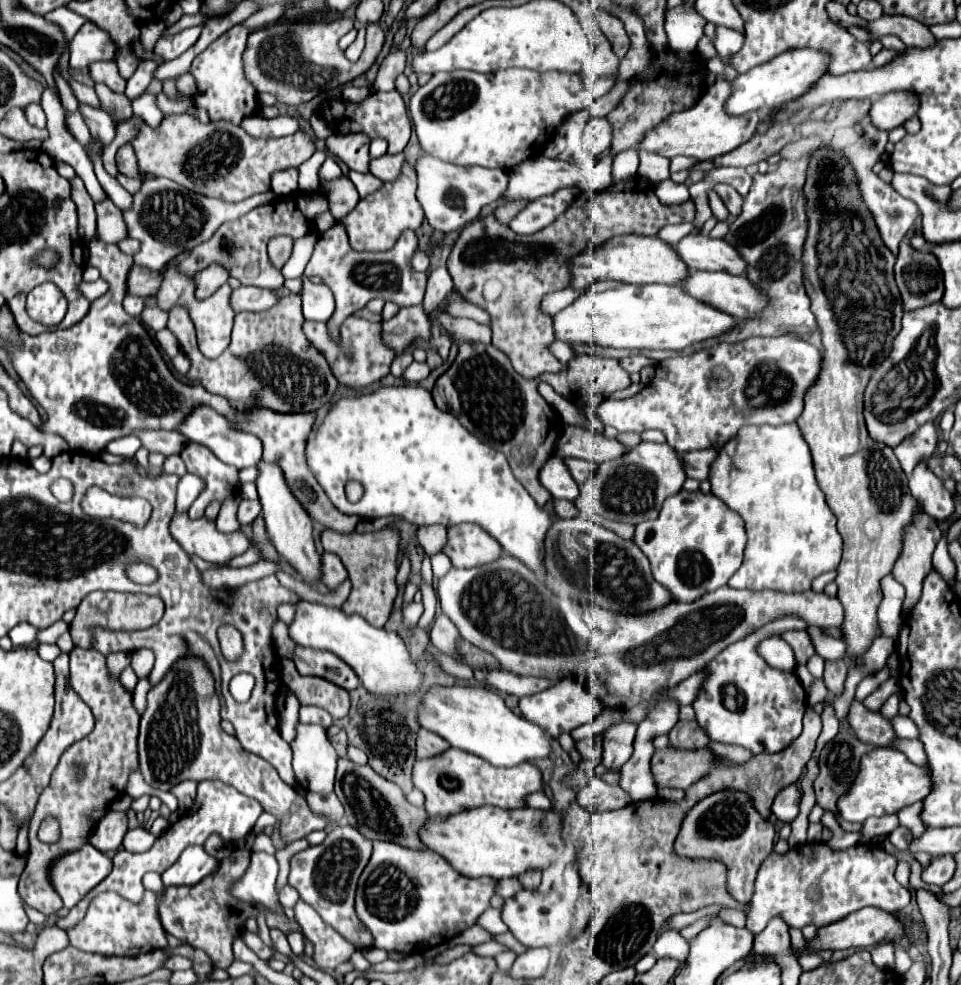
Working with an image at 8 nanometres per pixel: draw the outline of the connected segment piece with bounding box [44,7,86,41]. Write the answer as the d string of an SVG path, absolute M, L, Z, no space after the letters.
M68 7L54 9L52 13L44 15L44 19L46 19L46 21L50 21L50 23L54 23L54 25L58 25L58 27L62 29L62 33L64 33L66 41L72 41L72 37L78 33L80 25L86 21L84 17L80 17L80 15L72 13Z

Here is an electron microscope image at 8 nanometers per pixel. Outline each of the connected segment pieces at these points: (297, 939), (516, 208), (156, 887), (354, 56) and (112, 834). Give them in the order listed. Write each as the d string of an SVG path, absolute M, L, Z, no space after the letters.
M289 933L287 934L287 940L289 942L289 945L292 949L292 952L298 956L299 958L303 959L307 963L314 964L314 961L312 959L308 959L304 957L304 938L301 933Z
M514 199L514 201L508 201L504 205L500 205L496 211L494 211L494 217L498 217L498 221L502 223L510 223L512 217L516 213L520 213L520 209L524 209L530 201L528 199Z
M146 873L146 875L142 877L142 883L144 883L146 889L152 889L158 897L160 897L162 891L164 891L164 883L162 883L162 879L160 879L158 873Z
M365 28L358 30L357 38L355 41L346 49L345 55L350 61L357 61L365 46Z
M108 811L94 827L90 843L100 851L114 851L122 845L122 839L128 831L128 817L126 813Z

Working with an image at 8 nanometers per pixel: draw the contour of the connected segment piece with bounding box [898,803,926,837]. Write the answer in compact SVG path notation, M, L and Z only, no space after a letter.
M914 803L914 805L908 805L904 809L898 811L898 819L900 819L900 825L912 829L914 837L920 837L920 833L924 831L924 823L920 821L920 805L922 803Z

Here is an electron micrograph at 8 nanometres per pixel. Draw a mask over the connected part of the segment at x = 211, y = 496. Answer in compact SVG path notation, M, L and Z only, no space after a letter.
M190 443L180 453L188 473L198 475L204 481L204 489L188 510L188 517L196 519L204 515L204 509L212 503L224 503L226 497L240 493L238 469L216 459L216 455L198 443Z

